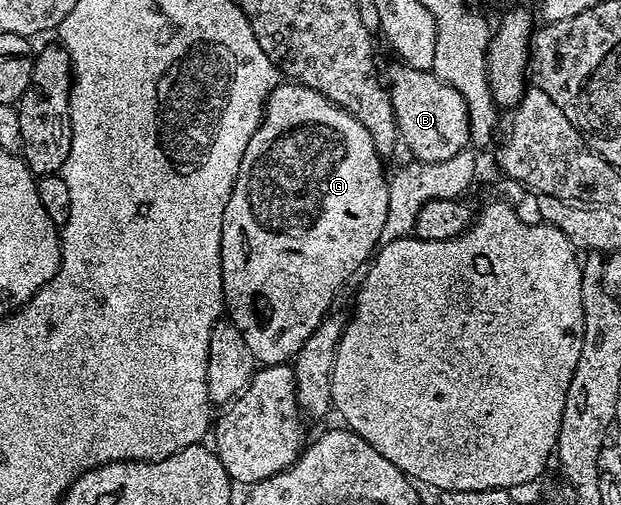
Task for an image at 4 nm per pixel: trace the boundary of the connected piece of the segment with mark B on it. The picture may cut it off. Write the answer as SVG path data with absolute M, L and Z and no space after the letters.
M396 63L390 71L388 90L395 113L397 136L417 162L442 162L471 142L471 122L463 92L440 78L431 70L418 70Z

